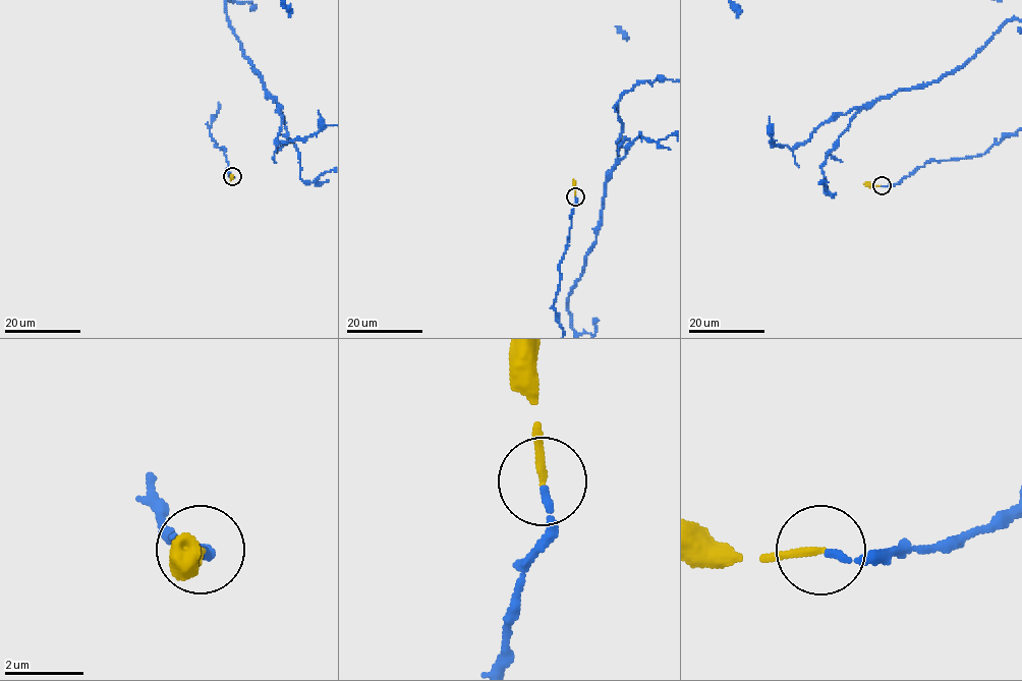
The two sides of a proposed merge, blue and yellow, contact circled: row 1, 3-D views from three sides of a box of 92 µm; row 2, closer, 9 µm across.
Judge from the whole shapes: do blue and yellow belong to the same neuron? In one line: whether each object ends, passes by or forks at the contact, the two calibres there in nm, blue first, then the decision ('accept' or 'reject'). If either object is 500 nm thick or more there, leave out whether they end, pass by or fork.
blue ends there; yellow ends there; 160 nm thick on the blue side, 200 nm on the other; accept

